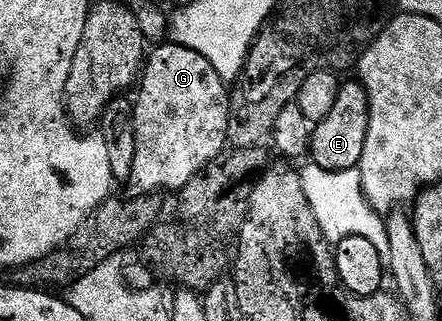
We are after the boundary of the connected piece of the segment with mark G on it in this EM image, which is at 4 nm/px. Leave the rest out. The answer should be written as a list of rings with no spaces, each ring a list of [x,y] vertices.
[[[172,43],[148,54],[139,78],[140,89],[141,94],[132,106],[135,163],[127,188],[138,197],[158,195],[164,189],[180,191],[220,153],[226,152],[230,90],[219,71],[215,71],[199,51]]]

